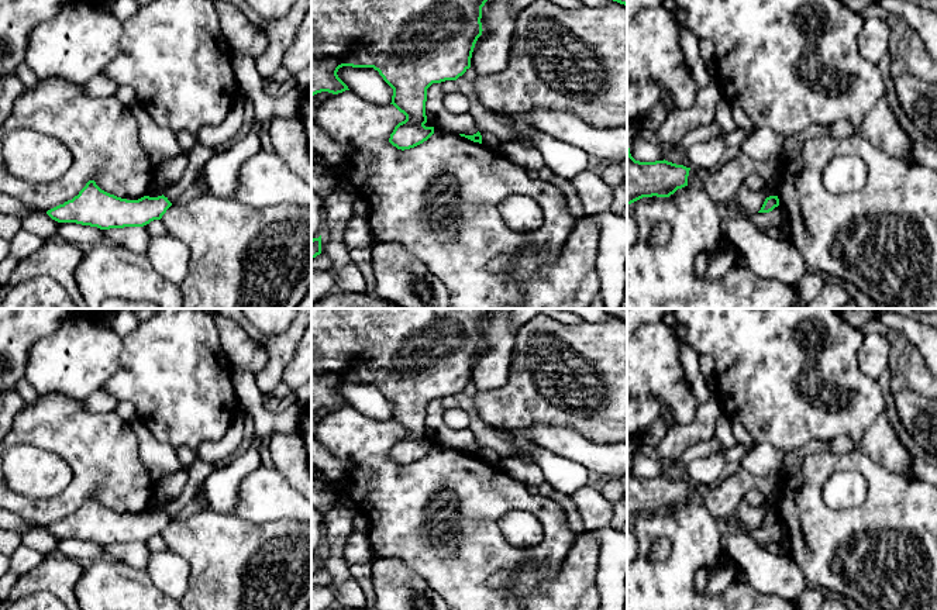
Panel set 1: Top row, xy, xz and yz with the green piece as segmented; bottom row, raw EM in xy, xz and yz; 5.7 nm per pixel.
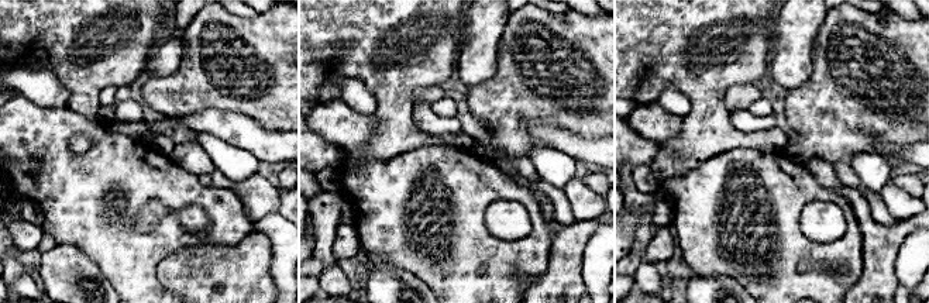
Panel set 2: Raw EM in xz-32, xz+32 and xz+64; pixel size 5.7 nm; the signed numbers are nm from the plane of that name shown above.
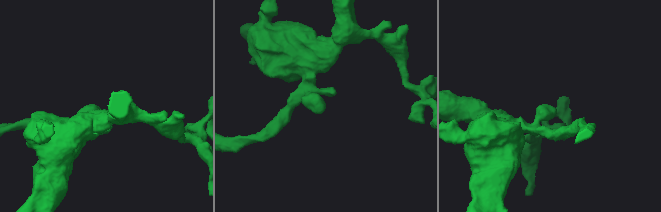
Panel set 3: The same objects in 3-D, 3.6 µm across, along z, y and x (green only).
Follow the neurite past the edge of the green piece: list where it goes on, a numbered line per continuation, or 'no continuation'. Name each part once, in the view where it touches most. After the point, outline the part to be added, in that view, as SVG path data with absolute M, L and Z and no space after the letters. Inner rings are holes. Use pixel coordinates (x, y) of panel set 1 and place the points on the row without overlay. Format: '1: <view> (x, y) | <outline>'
no continuation

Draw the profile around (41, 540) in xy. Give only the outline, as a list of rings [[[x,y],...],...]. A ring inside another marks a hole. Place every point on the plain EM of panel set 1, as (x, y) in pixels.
[[[32,527],[21,535],[21,544],[34,548],[39,556],[56,552],[61,538],[52,535],[46,528]]]

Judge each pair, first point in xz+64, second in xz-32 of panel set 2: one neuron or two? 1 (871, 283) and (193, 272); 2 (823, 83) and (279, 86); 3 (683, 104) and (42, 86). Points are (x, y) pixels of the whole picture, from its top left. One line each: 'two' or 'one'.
1: one
2: one
3: one

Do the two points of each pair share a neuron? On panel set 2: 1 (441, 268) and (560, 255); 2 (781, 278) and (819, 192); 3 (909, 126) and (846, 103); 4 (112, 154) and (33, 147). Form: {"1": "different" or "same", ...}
{"1": "different", "2": "same", "3": "same", "4": "same"}

